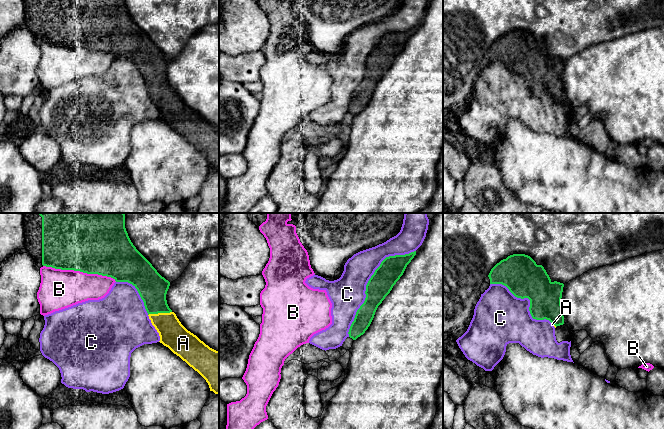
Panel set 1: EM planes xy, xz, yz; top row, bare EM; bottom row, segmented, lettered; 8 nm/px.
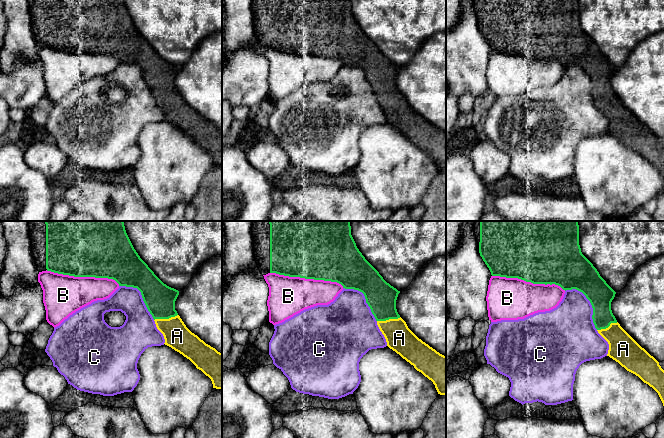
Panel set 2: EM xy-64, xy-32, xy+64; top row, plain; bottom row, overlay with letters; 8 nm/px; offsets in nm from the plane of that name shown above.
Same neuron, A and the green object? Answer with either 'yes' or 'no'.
yes

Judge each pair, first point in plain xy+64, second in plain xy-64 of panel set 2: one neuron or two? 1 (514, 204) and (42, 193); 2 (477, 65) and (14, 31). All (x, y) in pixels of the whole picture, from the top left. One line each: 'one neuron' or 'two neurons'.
1: two neurons
2: two neurons

